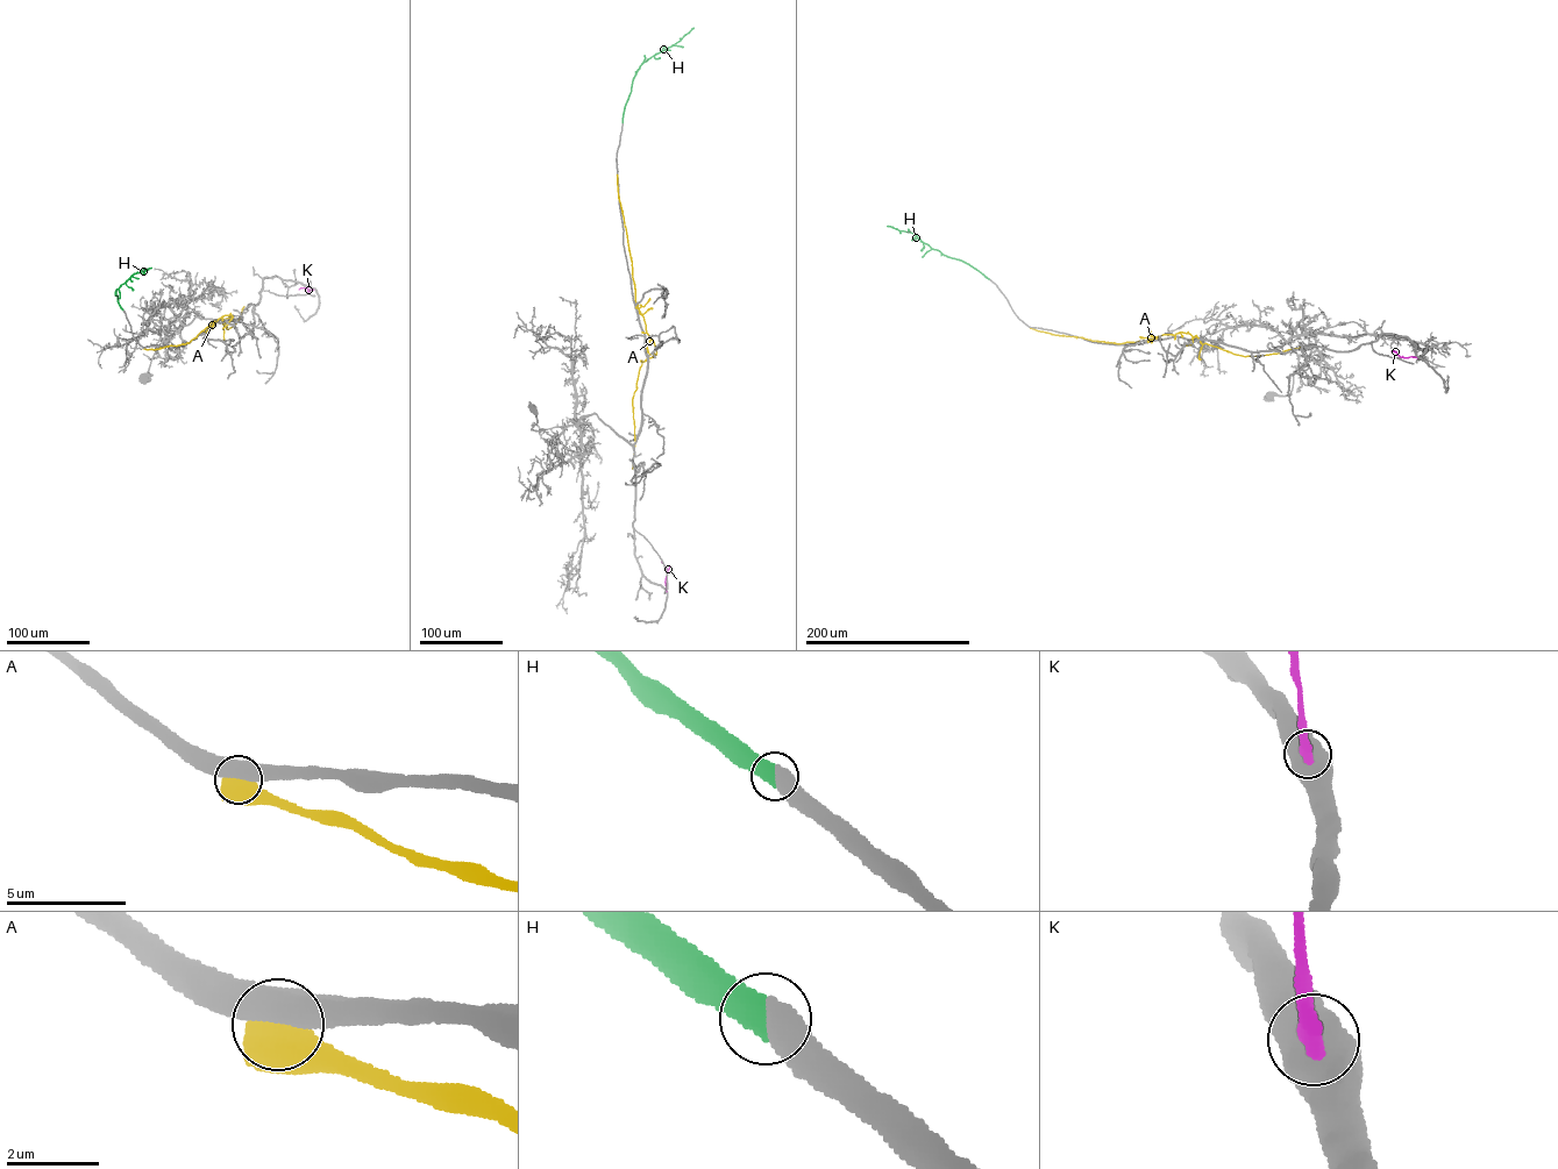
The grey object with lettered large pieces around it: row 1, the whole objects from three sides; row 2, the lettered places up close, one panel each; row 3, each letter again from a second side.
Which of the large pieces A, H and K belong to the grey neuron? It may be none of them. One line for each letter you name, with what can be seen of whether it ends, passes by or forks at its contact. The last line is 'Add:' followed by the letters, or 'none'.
H: it ends
Add: H

